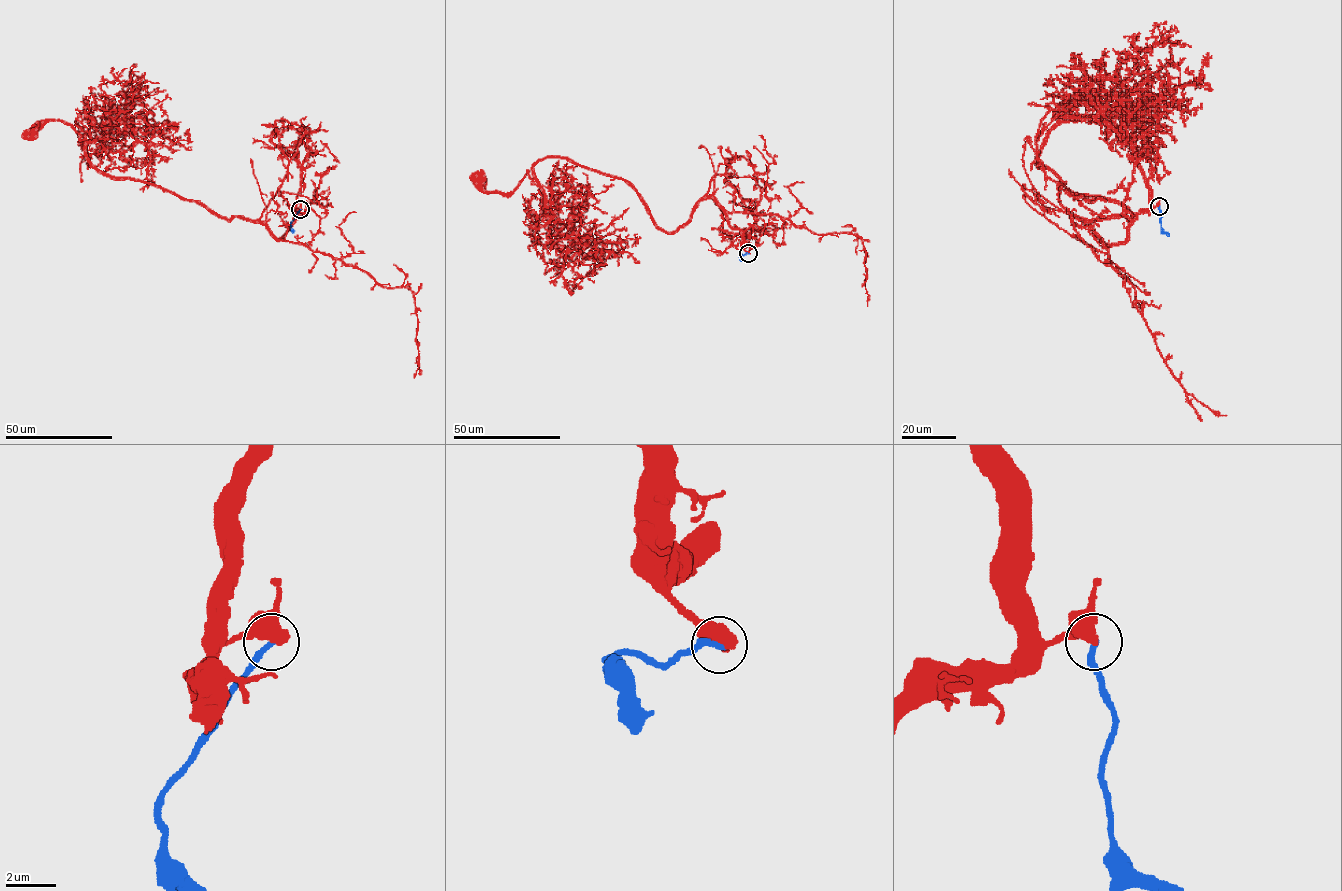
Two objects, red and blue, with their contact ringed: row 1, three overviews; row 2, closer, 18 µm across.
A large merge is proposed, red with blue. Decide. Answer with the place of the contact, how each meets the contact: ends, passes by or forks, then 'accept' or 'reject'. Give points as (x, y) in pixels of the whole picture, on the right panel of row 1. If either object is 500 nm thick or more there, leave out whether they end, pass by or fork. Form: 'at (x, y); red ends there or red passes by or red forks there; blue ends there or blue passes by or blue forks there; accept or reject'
at (1159, 206); reject

